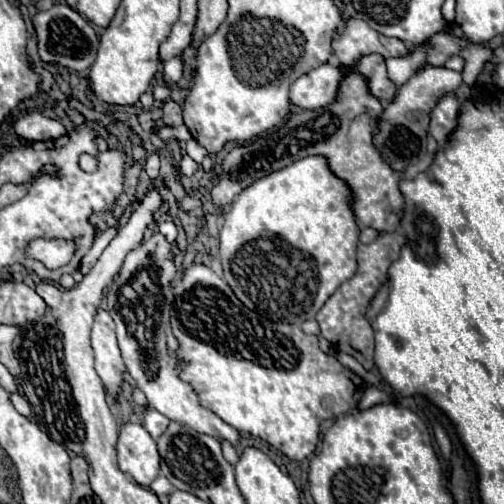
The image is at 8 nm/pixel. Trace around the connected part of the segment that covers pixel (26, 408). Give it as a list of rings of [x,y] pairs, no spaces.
[[[11,394],[11,402],[13,402],[13,406],[17,408],[19,414],[31,418],[31,406],[29,406],[29,402],[21,394]]]

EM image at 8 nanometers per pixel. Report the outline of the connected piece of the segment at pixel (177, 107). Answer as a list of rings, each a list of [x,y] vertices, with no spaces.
[[[167,100],[163,104],[163,122],[167,126],[179,126],[179,124],[183,124],[183,106],[179,102]]]

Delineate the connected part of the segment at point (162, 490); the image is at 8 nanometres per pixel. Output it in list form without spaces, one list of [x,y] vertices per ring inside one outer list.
[[[161,474],[161,476],[157,476],[153,482],[151,482],[151,490],[159,496],[159,494],[171,494],[173,492],[173,484]]]

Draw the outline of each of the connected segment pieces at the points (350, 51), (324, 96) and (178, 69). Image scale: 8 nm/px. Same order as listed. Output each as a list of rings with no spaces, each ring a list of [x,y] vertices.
[[[351,18],[343,34],[333,40],[333,50],[343,66],[351,66],[363,54],[379,52],[385,58],[407,58],[413,54],[413,48],[399,38],[387,38],[373,28],[369,28],[363,20]]]
[[[335,62],[307,72],[291,84],[291,102],[307,110],[323,108],[335,102],[335,94],[339,92],[339,78],[343,78],[343,70],[339,70],[339,64]]]
[[[177,54],[175,58],[169,58],[163,64],[163,78],[167,84],[175,84],[179,82],[181,76],[183,76],[183,54]]]

